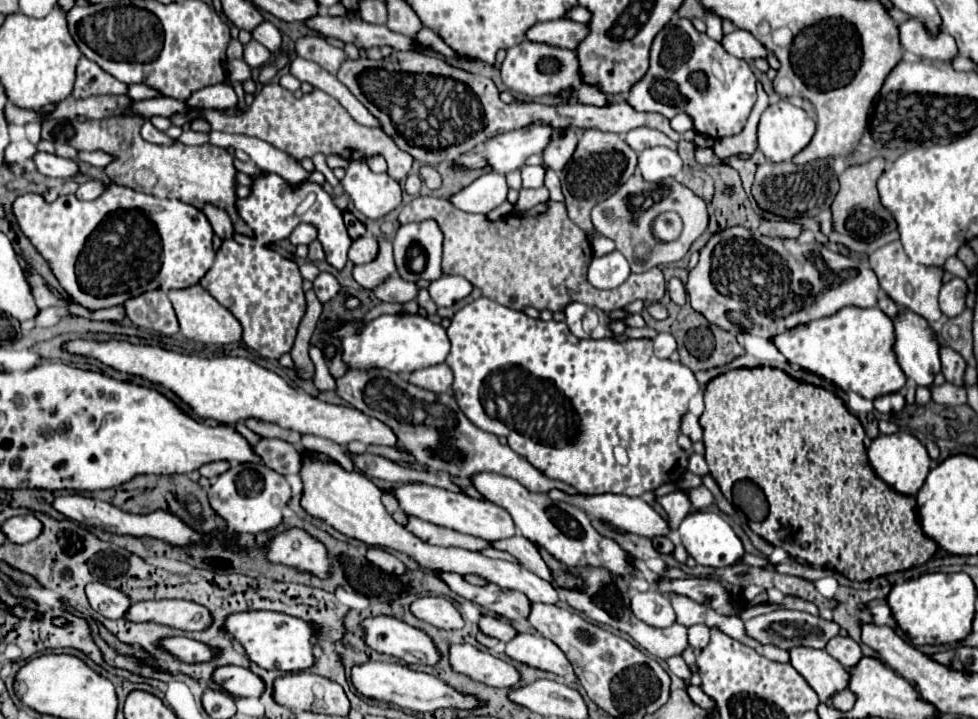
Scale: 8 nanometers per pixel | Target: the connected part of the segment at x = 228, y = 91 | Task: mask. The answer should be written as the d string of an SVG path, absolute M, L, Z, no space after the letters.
M221 82L221 84L213 84L213 86L205 86L197 92L193 92L193 96L189 96L189 100L185 100L191 108L215 108L215 110L229 110L237 106L237 94L233 90L231 84Z

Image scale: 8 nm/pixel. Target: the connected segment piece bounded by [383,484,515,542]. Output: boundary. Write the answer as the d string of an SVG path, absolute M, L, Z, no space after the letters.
M401 484L397 488L387 488L383 492L391 492L397 498L399 508L407 516L415 516L415 518L421 518L425 522L431 522L431 524L437 524L443 528L471 534L471 536L477 536L477 538L483 538L489 542L511 538L515 534L515 524L513 524L511 516L493 502L481 502L471 496L455 494L455 492L427 486L427 484Z

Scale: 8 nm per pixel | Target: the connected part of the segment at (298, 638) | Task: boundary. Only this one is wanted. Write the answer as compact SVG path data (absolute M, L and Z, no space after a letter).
M235 612L225 618L223 628L245 648L249 660L265 670L277 668L283 672L301 672L313 666L311 636L315 634L315 628L301 618L281 612Z

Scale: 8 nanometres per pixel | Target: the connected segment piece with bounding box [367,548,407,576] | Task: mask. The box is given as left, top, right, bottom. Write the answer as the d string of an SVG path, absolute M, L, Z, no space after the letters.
M369 548L367 560L373 562L373 564L377 564L377 568L381 568L383 572L389 572L389 574L401 576L401 574L407 572L405 564L403 564L399 558L395 558L391 552L381 550L381 548Z

